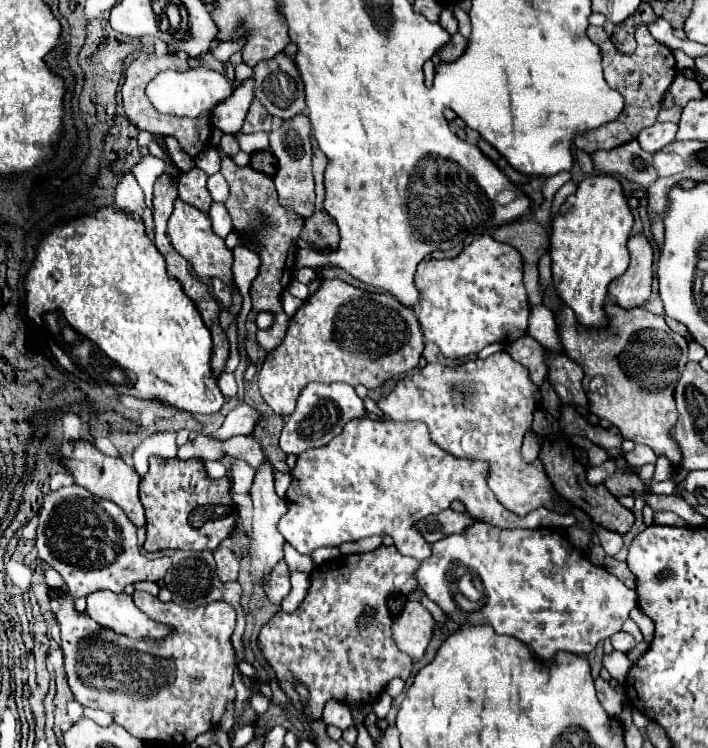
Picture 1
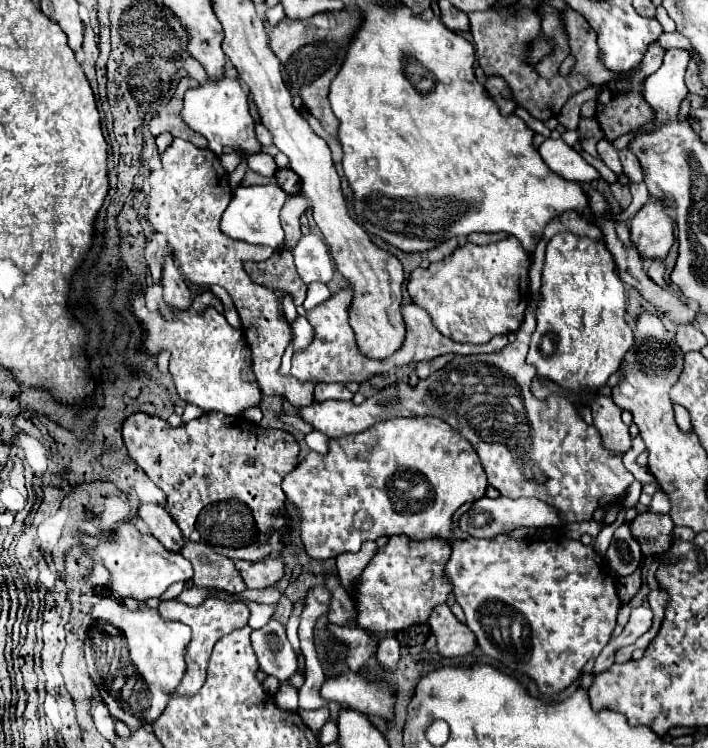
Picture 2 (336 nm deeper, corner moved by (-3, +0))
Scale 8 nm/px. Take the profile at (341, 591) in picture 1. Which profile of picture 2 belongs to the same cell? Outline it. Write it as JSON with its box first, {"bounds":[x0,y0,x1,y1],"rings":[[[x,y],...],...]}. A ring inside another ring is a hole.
{"bounds":[355,535,453,631],"rings":[[[393,535],[385,547],[381,547],[371,563],[365,567],[363,575],[355,585],[355,609],[357,623],[369,631],[401,631],[403,627],[425,623],[431,611],[447,601],[447,595],[453,591],[449,579],[445,579],[445,565],[451,557],[451,541],[429,537],[425,541],[409,541],[405,535]]]}

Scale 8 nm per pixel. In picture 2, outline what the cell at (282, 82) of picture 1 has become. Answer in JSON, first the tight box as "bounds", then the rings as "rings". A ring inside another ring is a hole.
{"bounds":[269,9,361,133],"rings":[[[341,9],[341,11],[321,11],[309,19],[281,19],[273,31],[269,33],[269,47],[281,61],[283,79],[293,95],[299,95],[303,107],[317,117],[327,131],[337,133],[339,121],[329,107],[329,83],[331,77],[337,75],[341,63],[345,61],[345,53],[357,27],[361,25],[361,11]]]}

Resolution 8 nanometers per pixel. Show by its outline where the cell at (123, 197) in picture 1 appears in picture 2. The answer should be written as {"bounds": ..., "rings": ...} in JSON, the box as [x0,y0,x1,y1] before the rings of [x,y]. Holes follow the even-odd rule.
{"bounds":[161,255,191,311],"rings":[[[171,255],[165,261],[161,287],[163,287],[163,301],[167,307],[171,307],[173,311],[187,311],[191,307],[191,291]]]}

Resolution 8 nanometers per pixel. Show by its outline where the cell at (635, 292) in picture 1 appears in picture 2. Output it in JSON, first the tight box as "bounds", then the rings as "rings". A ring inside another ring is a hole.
{"bounds":[631,201,675,259],"rings":[[[663,201],[645,203],[631,221],[631,241],[645,259],[667,257],[673,245],[675,221]]]}

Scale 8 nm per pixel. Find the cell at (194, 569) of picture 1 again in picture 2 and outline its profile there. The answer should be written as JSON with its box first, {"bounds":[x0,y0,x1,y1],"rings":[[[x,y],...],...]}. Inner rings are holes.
{"bounds":[181,543,245,593],"rings":[[[187,543],[181,555],[193,563],[193,583],[197,587],[217,587],[229,593],[243,593],[245,583],[229,557],[217,555],[209,545]]]}

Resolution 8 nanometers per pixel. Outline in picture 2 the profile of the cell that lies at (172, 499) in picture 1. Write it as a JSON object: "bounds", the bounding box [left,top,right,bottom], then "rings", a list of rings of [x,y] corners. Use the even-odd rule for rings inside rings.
{"bounds":[123,413,299,561],"rings":[[[135,413],[123,423],[123,439],[129,455],[167,495],[167,511],[177,521],[187,541],[209,543],[219,555],[233,561],[261,561],[271,553],[281,553],[283,537],[291,531],[291,521],[285,515],[287,497],[281,481],[299,465],[299,443],[281,429],[265,429],[245,417],[229,417],[221,413],[203,413],[199,419],[171,427],[165,419]]]}

